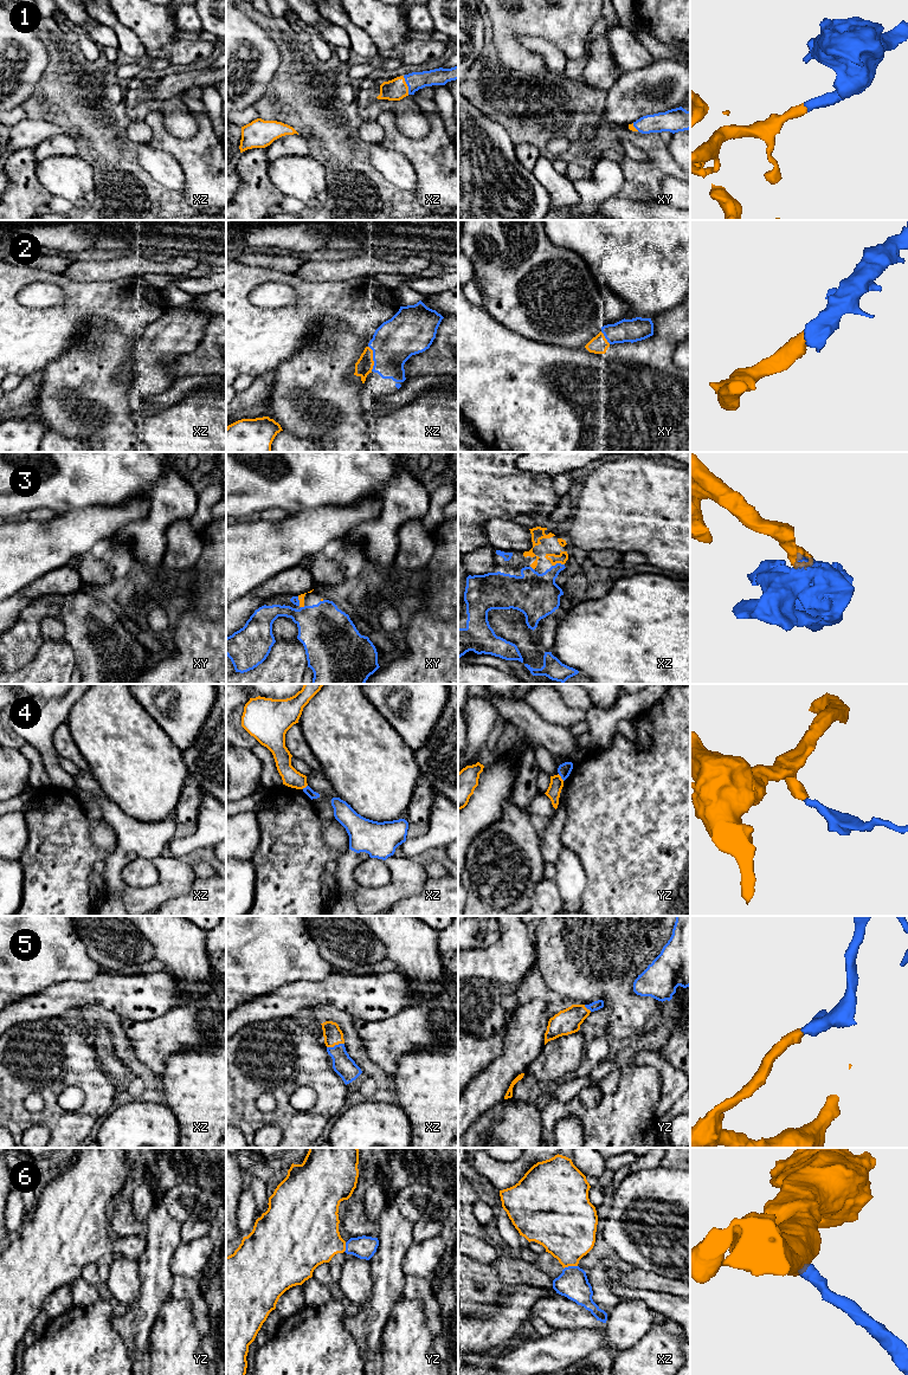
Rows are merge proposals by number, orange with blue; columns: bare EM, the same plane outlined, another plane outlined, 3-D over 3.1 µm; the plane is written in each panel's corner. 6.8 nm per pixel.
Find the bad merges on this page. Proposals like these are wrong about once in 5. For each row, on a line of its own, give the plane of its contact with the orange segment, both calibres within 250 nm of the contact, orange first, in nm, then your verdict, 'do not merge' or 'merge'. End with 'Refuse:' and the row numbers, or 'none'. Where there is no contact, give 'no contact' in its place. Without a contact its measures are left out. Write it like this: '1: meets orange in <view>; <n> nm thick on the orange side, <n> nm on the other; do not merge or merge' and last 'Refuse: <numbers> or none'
1: meets orange in xz; 150 nm thick on the orange side, 120 nm on the other; merge
2: meets orange in xz; 120 nm thick on the orange side, 300 nm on the other; merge
3: meets orange in xz; 70 nm thick on the orange side, 280 nm on the other; merge
4: meets orange in yz; 90 nm thick on the orange side, 90 nm on the other; do not merge
5: meets orange in xz; 130 nm thick on the orange side, 150 nm on the other; merge
6: meets orange in xz; 400 nm thick on the orange side, 200 nm on the other; merge
Refuse: 4

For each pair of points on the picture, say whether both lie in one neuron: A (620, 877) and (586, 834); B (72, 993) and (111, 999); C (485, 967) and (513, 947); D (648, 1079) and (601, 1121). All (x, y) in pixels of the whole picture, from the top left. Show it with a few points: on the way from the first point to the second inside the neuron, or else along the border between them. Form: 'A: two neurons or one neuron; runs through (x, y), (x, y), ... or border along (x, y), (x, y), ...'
A: one neuron; runs through (618, 866), (597, 845)
B: one neuron; runs through (82, 993), (102, 993)
C: one neuron; runs through (493, 962), (497, 962), (506, 954)
D: one neuron; runs through (636, 1091), (613, 1114)

